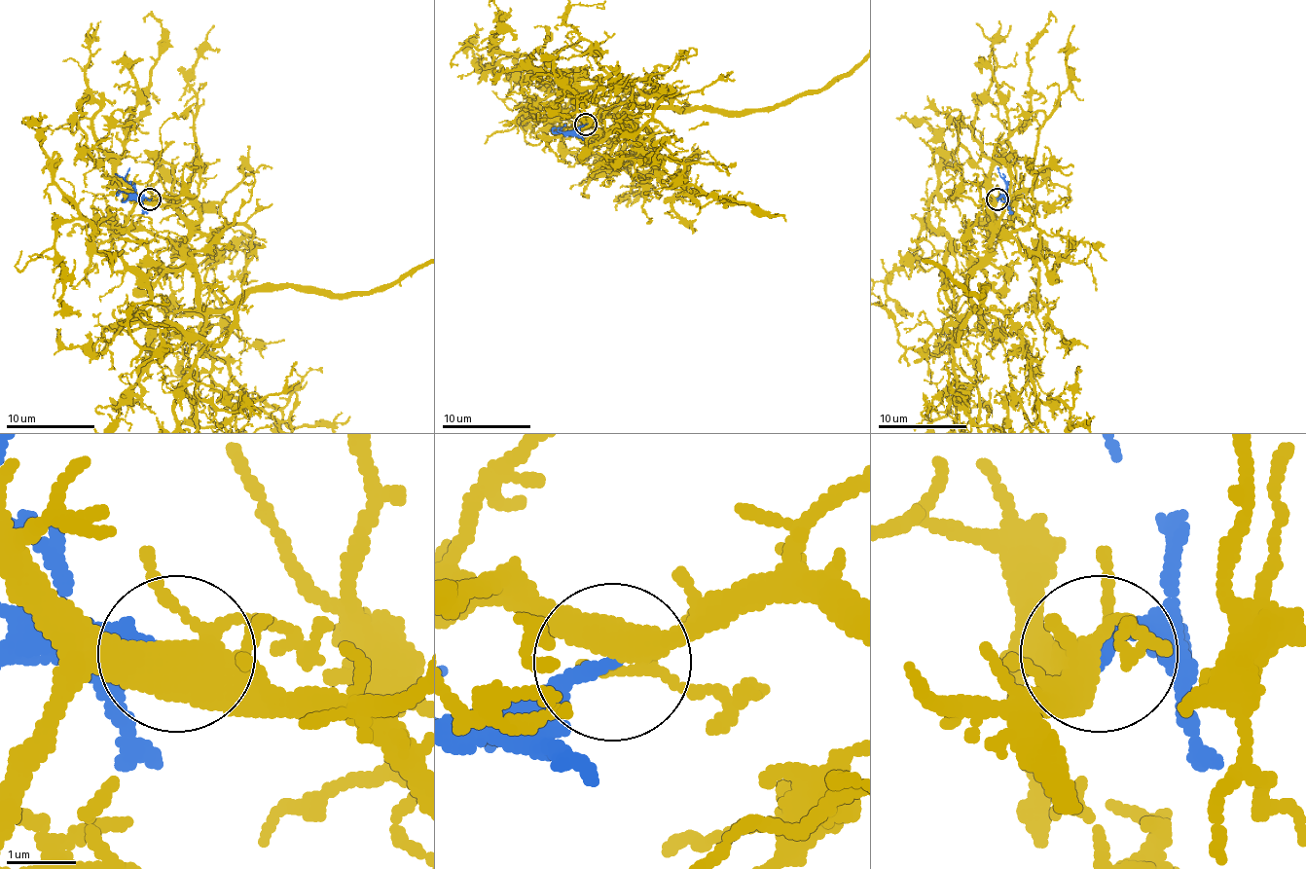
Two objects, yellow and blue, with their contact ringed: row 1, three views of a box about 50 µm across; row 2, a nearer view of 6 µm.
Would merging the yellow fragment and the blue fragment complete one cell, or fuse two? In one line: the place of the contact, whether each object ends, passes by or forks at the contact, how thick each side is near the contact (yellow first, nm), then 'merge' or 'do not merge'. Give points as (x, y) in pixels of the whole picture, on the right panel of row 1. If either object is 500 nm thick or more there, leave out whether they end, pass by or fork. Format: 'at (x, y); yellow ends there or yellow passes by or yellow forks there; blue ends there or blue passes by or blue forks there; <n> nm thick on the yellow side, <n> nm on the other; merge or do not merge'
at (997, 199); yellow forks there; blue ends there; 440 nm thick on the yellow side, 220 nm on the other; merge

